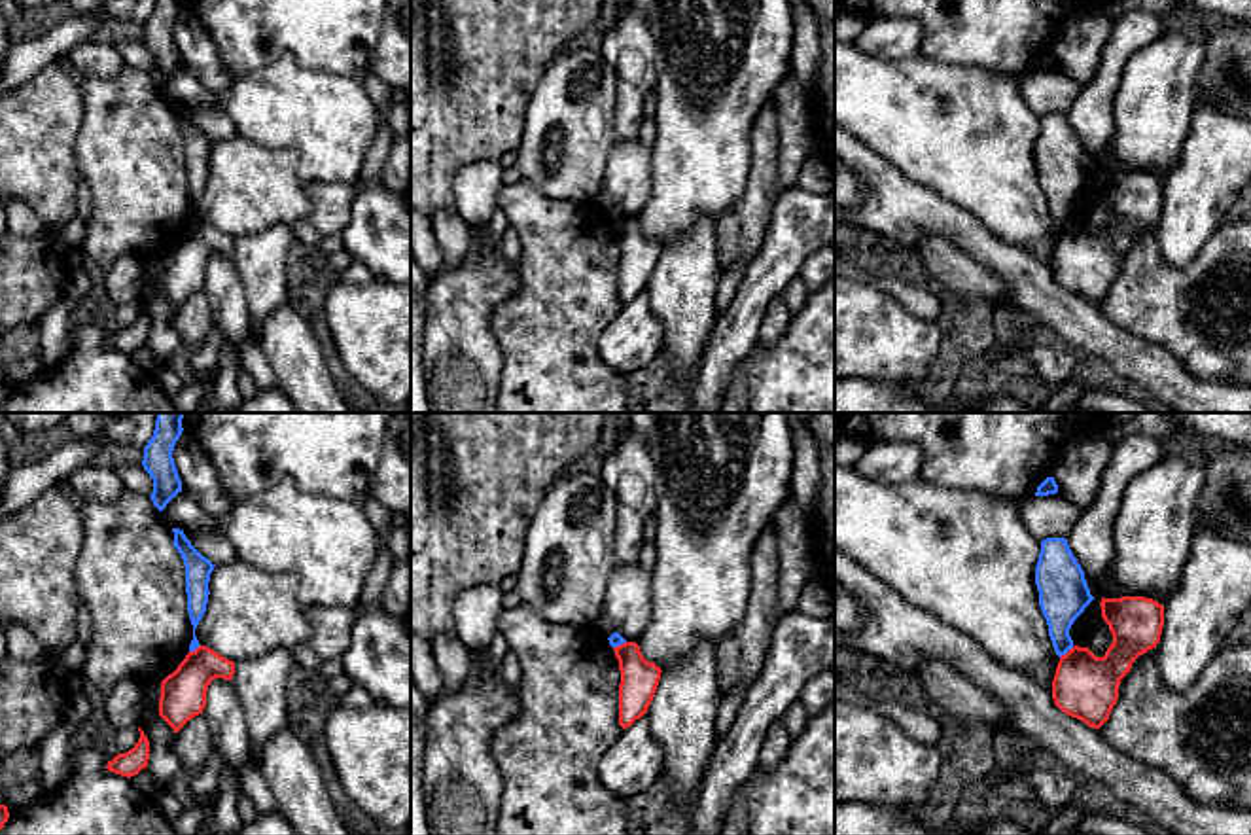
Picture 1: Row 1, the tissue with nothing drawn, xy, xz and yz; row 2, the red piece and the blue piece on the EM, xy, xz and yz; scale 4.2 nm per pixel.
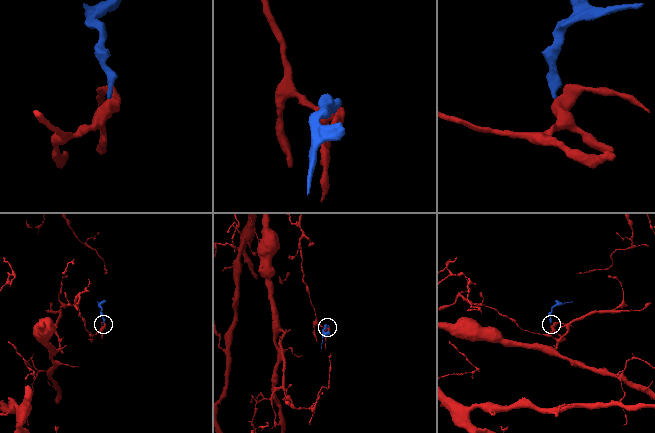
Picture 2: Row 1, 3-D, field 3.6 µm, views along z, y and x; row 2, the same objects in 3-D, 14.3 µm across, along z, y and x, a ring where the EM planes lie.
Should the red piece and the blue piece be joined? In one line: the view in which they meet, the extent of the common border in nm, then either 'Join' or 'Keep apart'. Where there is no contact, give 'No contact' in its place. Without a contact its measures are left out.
Touches red in yz. Shared border 80 nm. Keep apart

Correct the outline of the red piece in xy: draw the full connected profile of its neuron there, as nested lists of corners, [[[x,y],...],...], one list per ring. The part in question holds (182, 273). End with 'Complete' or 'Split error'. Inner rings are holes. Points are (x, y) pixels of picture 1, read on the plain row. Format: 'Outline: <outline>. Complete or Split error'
Outline: [[[199,222],[161,258],[159,292],[178,309],[191,293],[203,290],[210,258],[233,256],[233,250],[233,237]]]. Complete

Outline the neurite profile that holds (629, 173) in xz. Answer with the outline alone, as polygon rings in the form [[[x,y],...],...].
[[[640,140],[613,144],[604,170],[602,191],[608,191],[626,218],[638,218],[651,197],[651,148]]]

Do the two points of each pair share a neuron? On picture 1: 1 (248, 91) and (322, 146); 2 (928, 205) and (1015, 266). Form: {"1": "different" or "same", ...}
{"1": "same", "2": "same"}

